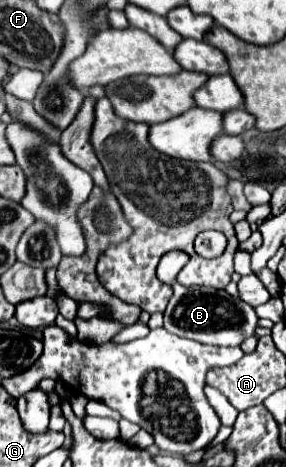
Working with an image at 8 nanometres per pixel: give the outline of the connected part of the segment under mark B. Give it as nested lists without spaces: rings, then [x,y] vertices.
[[[174,287],[174,295],[164,313],[164,329],[174,335],[194,339],[208,345],[240,345],[244,339],[254,337],[258,327],[258,315],[254,307],[244,301],[212,287]]]

